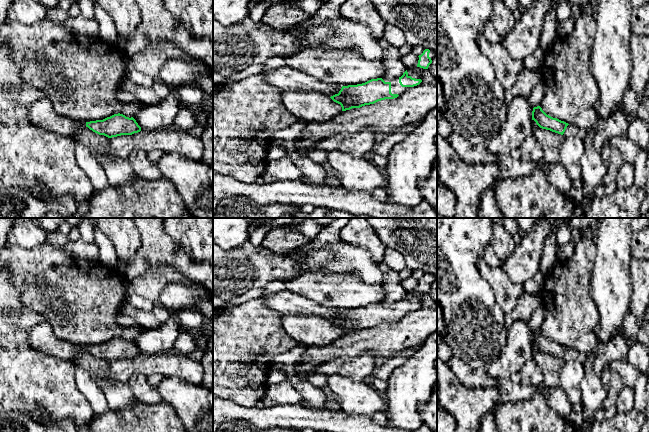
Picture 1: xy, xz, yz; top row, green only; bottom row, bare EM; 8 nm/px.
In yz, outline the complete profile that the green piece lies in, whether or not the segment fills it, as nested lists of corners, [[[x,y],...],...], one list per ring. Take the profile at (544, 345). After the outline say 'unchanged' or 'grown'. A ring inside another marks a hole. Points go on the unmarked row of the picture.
[[[540,330],[533,332],[532,344],[534,344],[540,352],[561,358],[564,360],[564,362],[578,360],[583,364],[587,357],[587,355],[584,353],[579,353],[575,349],[568,348],[564,345],[547,339]]] | grown

